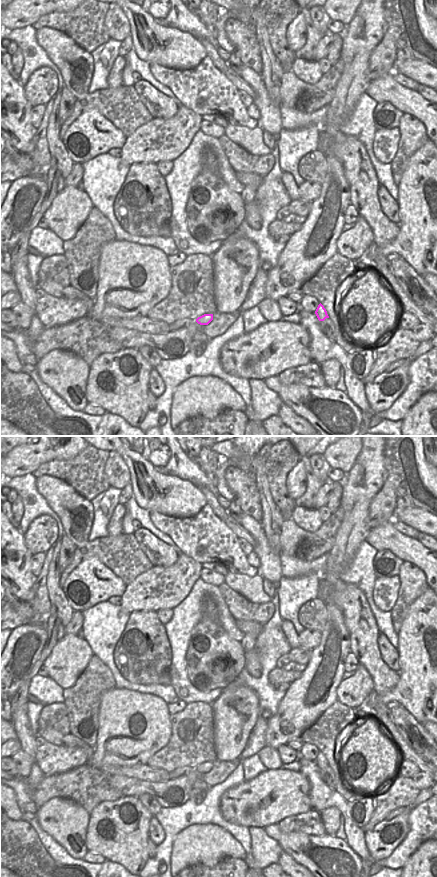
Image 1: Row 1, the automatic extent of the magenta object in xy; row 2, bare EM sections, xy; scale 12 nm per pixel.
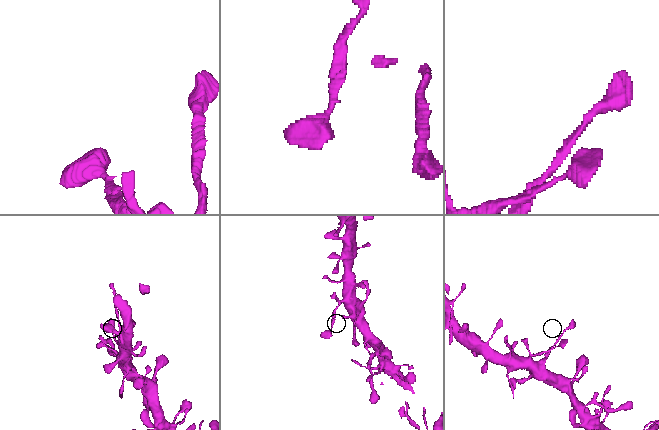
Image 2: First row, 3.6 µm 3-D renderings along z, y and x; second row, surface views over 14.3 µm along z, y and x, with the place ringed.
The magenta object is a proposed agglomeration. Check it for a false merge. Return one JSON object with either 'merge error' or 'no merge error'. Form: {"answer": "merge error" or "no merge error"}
{"answer": "no merge error"}

